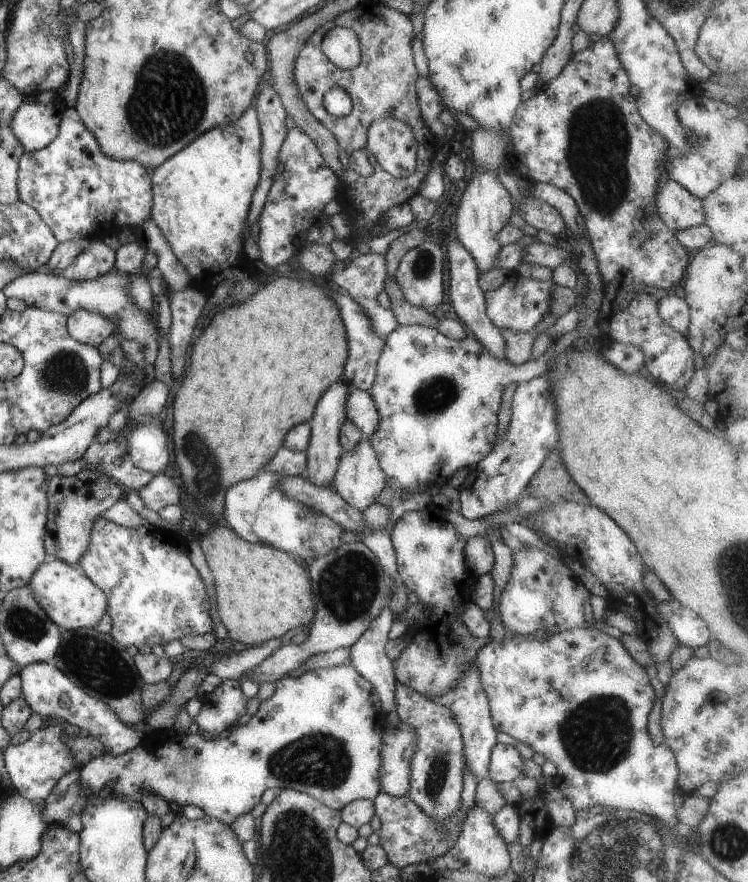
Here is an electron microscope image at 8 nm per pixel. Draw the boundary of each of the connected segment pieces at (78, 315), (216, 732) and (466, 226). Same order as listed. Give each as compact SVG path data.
M76 308L66 318L66 331L69 336L77 342L87 343L96 348L114 332L115 326L114 322L80 308Z
M225 679L211 692L204 694L204 696L200 698L200 701L201 707L199 713L195 716L195 722L198 728L203 730L203 732L209 732L211 736L220 736L223 735L227 728L232 726L240 716L245 714L247 698L241 692L238 679Z
M475 167L461 195L456 210L455 234L457 242L461 243L473 257L479 273L494 266L494 260L501 246L495 240L495 234L507 224L509 215L514 212L513 201L507 190L499 183L496 174Z

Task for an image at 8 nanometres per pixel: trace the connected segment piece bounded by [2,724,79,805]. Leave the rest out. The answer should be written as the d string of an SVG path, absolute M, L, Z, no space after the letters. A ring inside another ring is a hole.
M57 724L30 731L30 736L21 744L7 745L2 752L5 772L11 780L11 787L28 801L43 805L49 801L49 794L55 783L71 769L79 768L70 748L61 740L64 729Z

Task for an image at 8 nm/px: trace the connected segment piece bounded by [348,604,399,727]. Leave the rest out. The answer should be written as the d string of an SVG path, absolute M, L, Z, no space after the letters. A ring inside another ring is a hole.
M388 604L382 608L377 618L374 618L367 630L348 647L350 652L350 663L355 667L355 670L373 687L380 698L380 707L384 714L384 720L387 722L387 727L392 727L399 722L399 718L395 712L394 701L394 684L396 683L393 671L392 660L389 660L383 651L383 646L387 640L387 632L392 623L392 612Z

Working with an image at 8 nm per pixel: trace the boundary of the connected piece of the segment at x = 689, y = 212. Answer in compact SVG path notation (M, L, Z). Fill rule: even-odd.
M667 177L659 180L661 186L654 196L658 217L671 232L700 225L704 222L702 200Z

